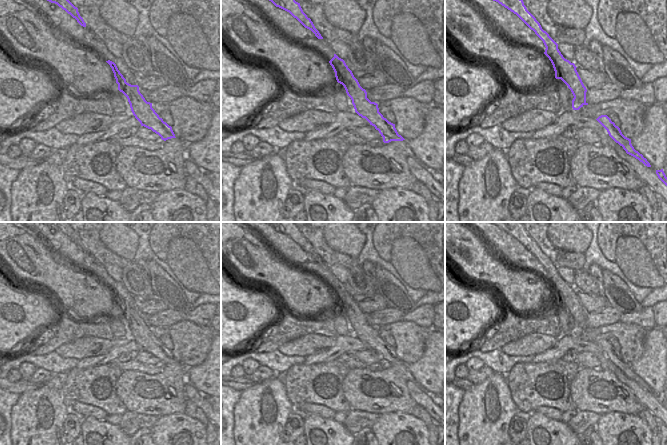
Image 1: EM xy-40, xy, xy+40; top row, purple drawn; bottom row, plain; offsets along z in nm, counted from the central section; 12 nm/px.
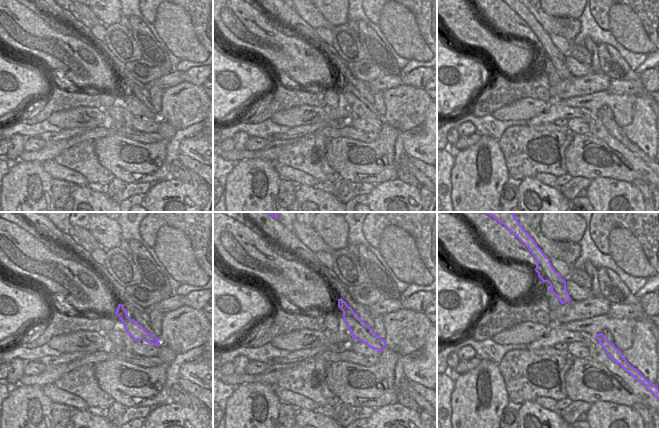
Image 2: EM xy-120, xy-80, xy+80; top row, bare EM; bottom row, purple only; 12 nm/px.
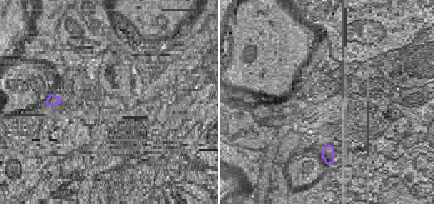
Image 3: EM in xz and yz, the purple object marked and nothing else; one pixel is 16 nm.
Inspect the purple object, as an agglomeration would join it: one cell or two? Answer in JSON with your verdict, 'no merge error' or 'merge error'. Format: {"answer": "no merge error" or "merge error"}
{"answer": "no merge error"}

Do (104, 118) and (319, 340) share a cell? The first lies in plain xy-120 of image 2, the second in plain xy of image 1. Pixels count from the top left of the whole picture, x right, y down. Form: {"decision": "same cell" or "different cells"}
{"decision": "same cell"}

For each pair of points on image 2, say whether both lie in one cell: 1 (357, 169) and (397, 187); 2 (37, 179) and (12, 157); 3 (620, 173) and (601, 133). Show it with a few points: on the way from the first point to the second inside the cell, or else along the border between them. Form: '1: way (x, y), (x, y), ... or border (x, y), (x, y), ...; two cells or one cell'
1: border (397, 178), (384, 180), (375, 185); two cells
2: border (18, 160), (12, 163); two cells
3: border (589, 133), (601, 138), (624, 158); two cells

